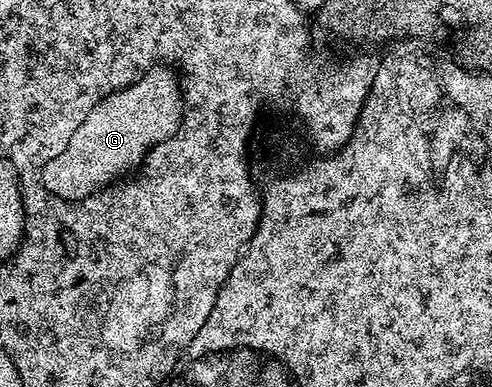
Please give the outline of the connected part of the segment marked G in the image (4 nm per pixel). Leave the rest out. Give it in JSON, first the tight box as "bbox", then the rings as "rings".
{"bbox":[40,65,180,201],"rings":[[[154,65],[137,83],[115,91],[90,109],[86,121],[74,129],[70,145],[66,145],[58,157],[46,161],[40,170],[44,188],[56,198],[69,201],[96,194],[104,179],[112,179],[116,171],[124,171],[128,163],[136,163],[136,155],[140,155],[152,139],[168,135],[168,131],[176,127],[176,115],[180,115],[176,83],[172,83],[172,75],[168,75],[168,65]]]}

